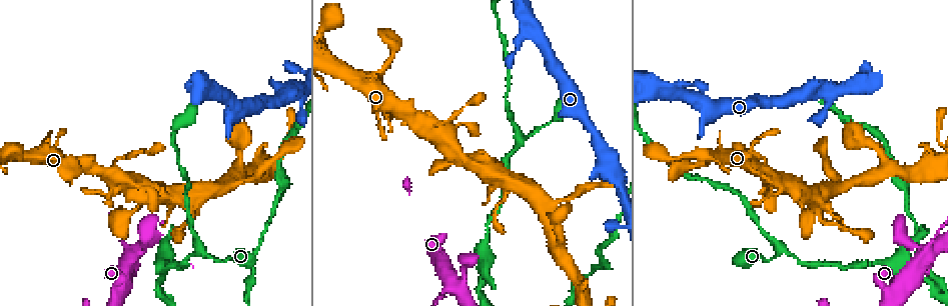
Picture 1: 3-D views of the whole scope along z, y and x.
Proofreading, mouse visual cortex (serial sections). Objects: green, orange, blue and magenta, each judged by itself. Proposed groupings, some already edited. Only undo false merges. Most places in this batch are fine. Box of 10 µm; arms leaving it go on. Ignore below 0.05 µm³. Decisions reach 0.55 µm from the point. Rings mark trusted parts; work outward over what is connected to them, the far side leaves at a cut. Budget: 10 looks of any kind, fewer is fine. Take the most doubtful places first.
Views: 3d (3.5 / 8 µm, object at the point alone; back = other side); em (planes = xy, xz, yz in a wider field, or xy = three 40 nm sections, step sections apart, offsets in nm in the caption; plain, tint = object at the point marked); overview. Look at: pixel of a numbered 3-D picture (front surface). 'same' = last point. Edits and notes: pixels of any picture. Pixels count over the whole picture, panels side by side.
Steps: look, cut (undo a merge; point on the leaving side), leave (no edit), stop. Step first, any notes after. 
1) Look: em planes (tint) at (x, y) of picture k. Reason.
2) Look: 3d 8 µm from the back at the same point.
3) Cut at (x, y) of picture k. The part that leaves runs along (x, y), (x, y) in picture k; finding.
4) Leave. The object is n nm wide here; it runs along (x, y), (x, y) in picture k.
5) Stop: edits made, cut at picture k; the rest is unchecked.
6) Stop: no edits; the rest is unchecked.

Look: 3d 3.5 µm at (139, 253) of picture 1. Thin arm on a thick one.

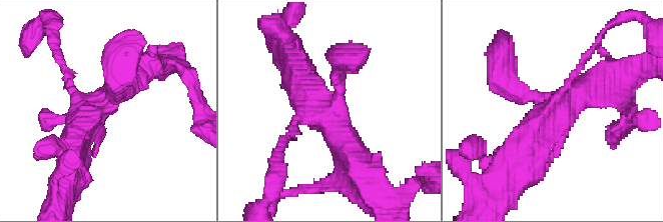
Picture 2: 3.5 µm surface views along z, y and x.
Look: em xy step 3 (tint) at (104, 106) of picture 2.

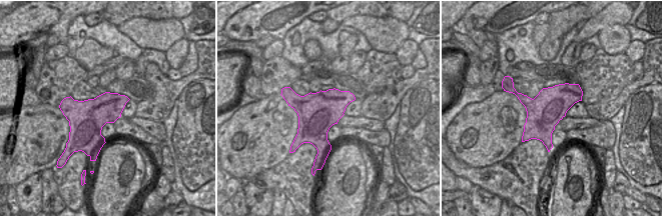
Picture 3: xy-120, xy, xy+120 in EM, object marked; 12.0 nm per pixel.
Leave. Continuous, no second cell.

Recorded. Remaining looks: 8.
Look: 3d 3.5 µm at (520, 141) of picture 1. Abrupt turn.

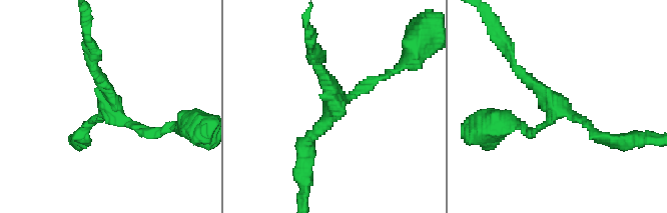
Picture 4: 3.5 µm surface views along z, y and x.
Look: em planes (tint) at (334, 103) of picture 4. 3 arms meet here; the arms are 150, 150, 200 nm wide.

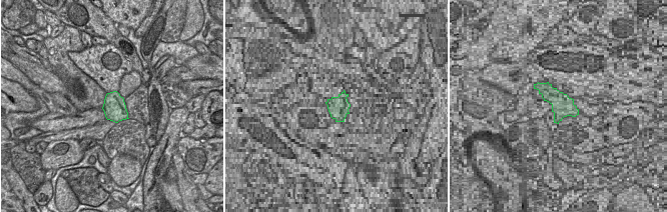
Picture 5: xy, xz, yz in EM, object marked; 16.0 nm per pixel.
Look: em xy step 2 (tint) at the same point. Cut it another way.

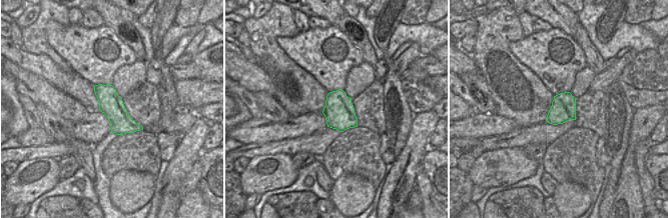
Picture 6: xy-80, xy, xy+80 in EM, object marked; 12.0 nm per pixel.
Leave. The object is 360 nm wide here; it runs along (388, 74), (339, 100), (304, 151) in picture 4; continuous, no second cell.

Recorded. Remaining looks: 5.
Look: 3d 8 µm from the back at (442, 133) of picture 1. Two arms at a narrow angle.

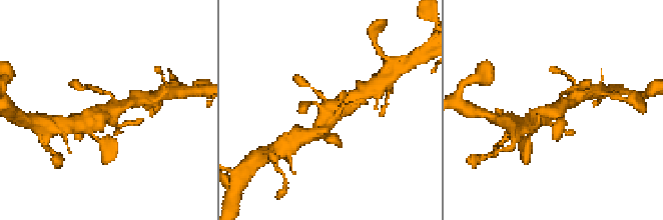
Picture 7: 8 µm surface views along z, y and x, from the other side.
Look: em xy step 2 (tint) at the same point. Now the EM.

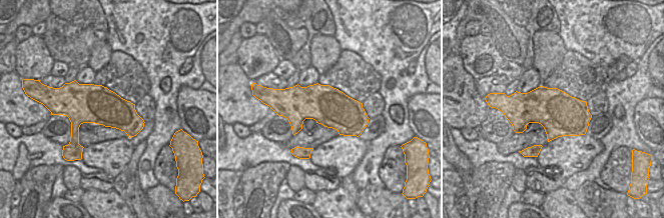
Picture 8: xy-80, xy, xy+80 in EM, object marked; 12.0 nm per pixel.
Leave. The object is 460 nm wide here; it runs along (351, 98), (327, 112), (313, 134) in picture 7; one cell here.

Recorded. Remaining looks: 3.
Look: 3d 3.5 µm at (537, 30) of picture 1. Three-way junction.

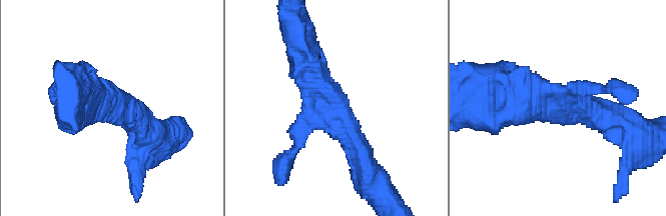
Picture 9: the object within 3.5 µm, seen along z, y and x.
Look: em xy step 5 (tint) at (563, 104) of picture 9. 3 arms meet here; the arms are 200, 400, 400 nm wide.

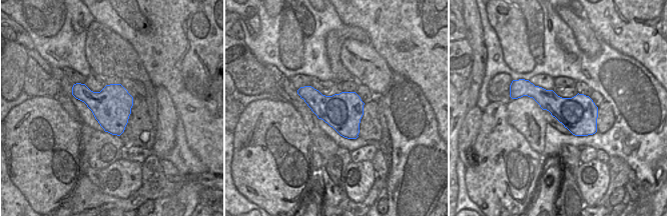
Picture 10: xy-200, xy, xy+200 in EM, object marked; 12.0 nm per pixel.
Leave. One cell here.

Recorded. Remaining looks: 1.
Stop: no edits; the rest is unchecked.

